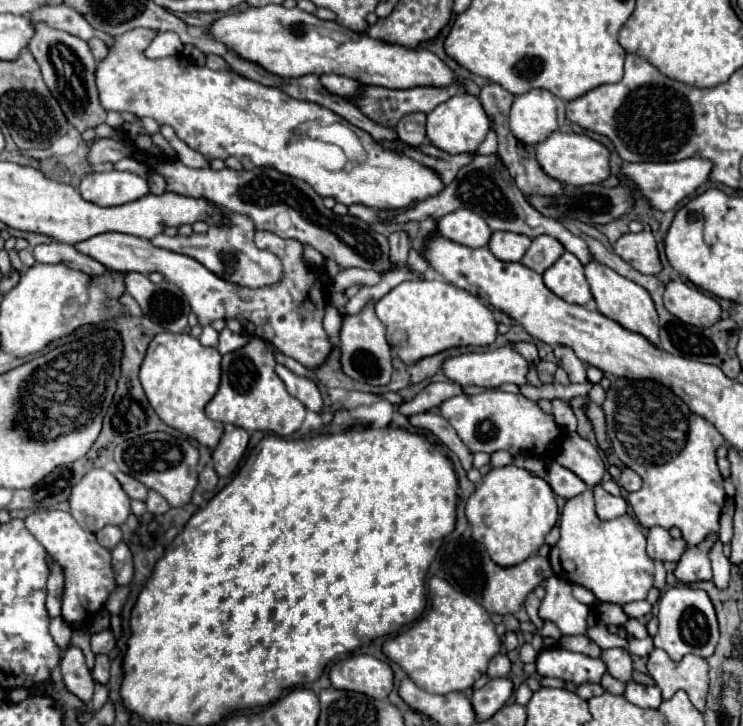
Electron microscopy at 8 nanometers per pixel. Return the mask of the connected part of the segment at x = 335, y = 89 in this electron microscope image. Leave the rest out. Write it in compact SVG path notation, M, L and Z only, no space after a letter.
M321 75L321 85L329 91L329 93L335 93L335 95L345 95L345 97L355 97L357 95L357 89L359 89L359 83L355 79L349 79L349 77L341 77L341 75Z

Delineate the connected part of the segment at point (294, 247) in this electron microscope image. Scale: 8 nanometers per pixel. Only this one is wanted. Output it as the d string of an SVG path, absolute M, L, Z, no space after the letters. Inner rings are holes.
M113 231L93 235L77 243L75 249L99 261L107 269L115 269L123 273L133 271L133 273L145 273L145 275L159 271L165 275L167 281L181 287L183 295L187 297L191 305L191 311L197 315L203 327L215 319L237 319L245 331L257 335L259 339L269 341L281 353L297 359L307 369L315 369L321 363L325 363L331 351L329 337L321 323L325 313L325 301L327 301L327 289L323 287L323 277L305 267L301 259L303 245L297 243L295 239L281 239L269 231L257 231L255 243L261 249L269 249L283 261L285 277L281 279L281 283L273 287L263 287L263 289L233 287L233 283L225 283L223 279L213 275L209 269L205 269L199 261L187 255L155 247L149 239L141 239L135 235L125 235L125 233L113 233Z

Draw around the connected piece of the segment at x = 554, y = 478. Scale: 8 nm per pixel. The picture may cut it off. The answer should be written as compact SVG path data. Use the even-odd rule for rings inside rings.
M549 465L547 483L551 485L553 493L563 497L563 499L577 497L587 489L587 485L573 471L569 471L569 469L561 467L561 465Z

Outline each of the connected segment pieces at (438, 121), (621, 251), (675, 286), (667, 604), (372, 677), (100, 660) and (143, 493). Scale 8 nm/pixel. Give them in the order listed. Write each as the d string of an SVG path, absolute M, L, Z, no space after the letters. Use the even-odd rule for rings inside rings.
M457 93L449 101L437 105L431 113L427 113L427 137L437 147L451 155L457 153L473 153L477 147L485 141L485 135L489 131L489 119L479 103L477 97L469 93Z
M651 231L627 233L613 245L613 249L621 259L625 259L629 265L645 275L657 275L663 269Z
M669 281L665 285L663 303L671 315L695 327L711 327L721 315L721 307L713 297L683 281Z
M687 585L669 587L659 599L657 619L659 619L659 631L653 643L655 647L663 649L673 661L683 659L687 653L693 653L703 659L713 655L717 641L719 641L719 629L717 629L717 617L715 617L713 603L703 589L693 589Z
M353 655L337 661L329 671L335 689L365 693L373 699L387 699L393 689L391 667L373 655Z
M97 655L95 657L93 679L101 685L107 685L107 681L109 681L109 657L107 655Z
M117 471L115 477L117 477L117 481L121 483L123 491L125 491L131 499L139 499L139 501L145 501L145 499L147 499L147 487L145 487L143 483L139 483L137 479L133 479L131 475L125 475L125 473L121 473L121 471Z

